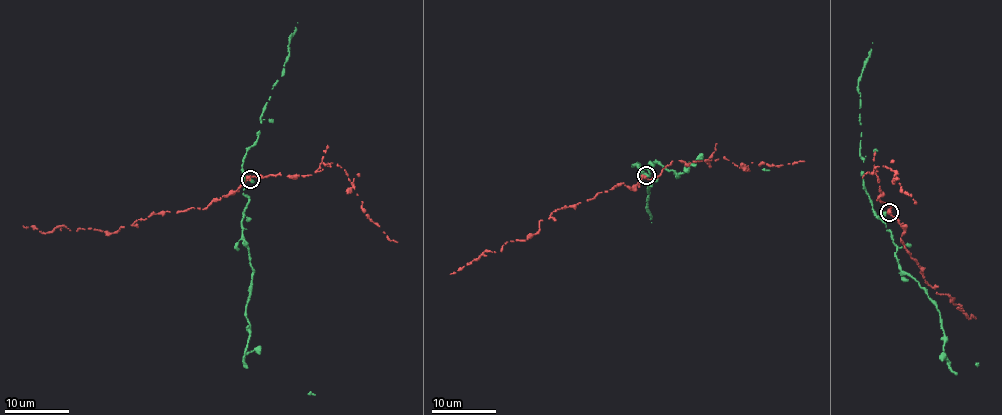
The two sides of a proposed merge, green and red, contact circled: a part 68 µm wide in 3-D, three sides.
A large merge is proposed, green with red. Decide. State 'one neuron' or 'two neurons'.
two neurons

